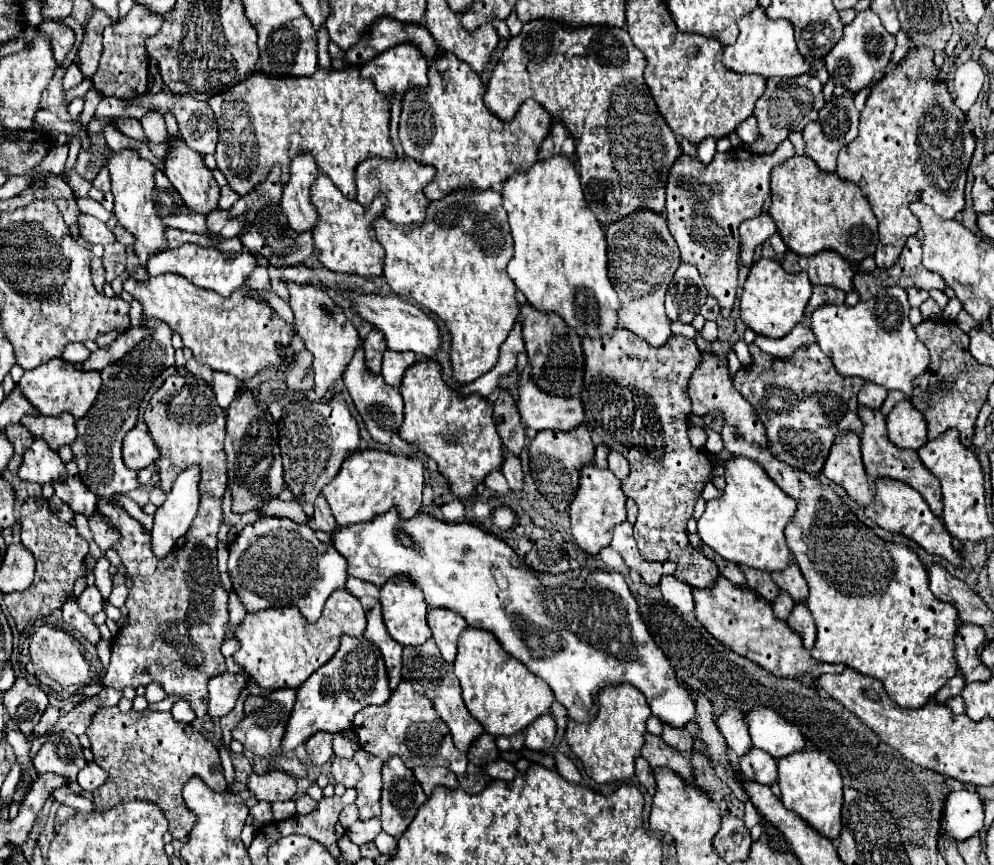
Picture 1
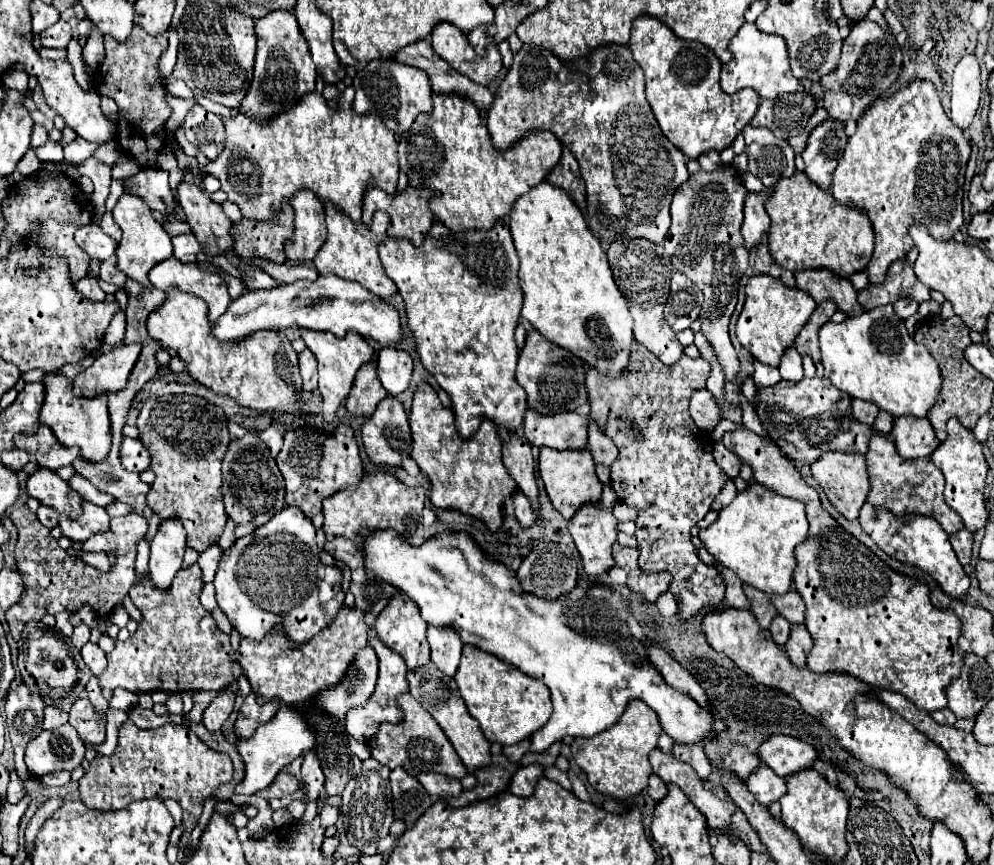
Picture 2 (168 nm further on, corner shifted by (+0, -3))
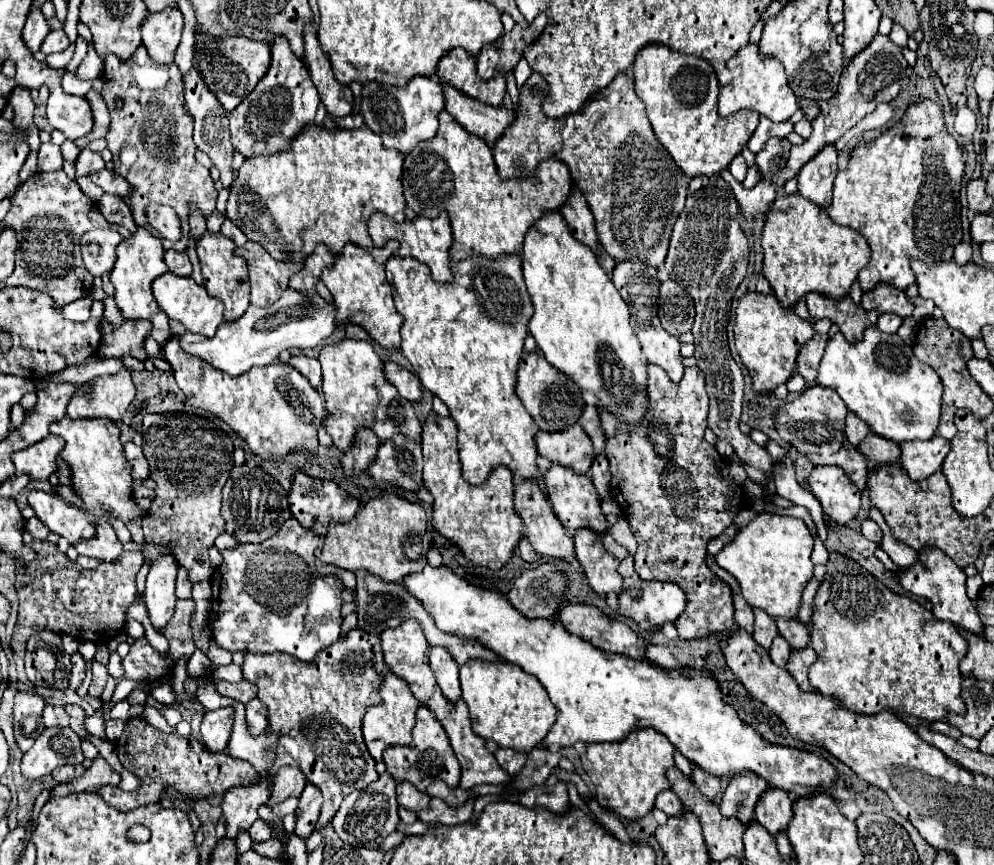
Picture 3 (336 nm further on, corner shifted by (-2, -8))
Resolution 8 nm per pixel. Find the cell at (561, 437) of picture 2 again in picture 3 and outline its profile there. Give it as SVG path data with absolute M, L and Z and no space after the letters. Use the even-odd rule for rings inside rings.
M580 424L558 432L538 432L536 434L538 454L546 456L554 464L572 468L578 474L586 474L594 460L594 450L588 434Z

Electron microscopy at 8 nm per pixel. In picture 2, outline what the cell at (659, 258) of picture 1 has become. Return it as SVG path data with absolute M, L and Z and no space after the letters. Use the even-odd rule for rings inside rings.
M630 239L628 243L614 241L608 249L608 263L614 273L614 281L628 301L628 309L634 317L634 337L640 345L652 351L664 365L672 367L682 357L682 345L674 331L668 327L662 311L668 299L668 287L672 277L672 263L662 245L646 239Z

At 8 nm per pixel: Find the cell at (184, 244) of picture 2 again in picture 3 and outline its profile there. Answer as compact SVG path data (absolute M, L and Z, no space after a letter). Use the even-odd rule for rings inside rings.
M166 250L166 264L168 264L168 270L178 276L190 276L190 272L192 272L192 264L190 264L186 252Z

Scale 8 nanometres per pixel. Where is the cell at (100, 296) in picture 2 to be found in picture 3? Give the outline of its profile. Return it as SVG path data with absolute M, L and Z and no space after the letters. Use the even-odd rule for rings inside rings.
M82 296L70 304L66 304L62 308L64 316L68 320L74 320L74 322L86 322L90 318L90 308L92 308L92 298L90 296Z

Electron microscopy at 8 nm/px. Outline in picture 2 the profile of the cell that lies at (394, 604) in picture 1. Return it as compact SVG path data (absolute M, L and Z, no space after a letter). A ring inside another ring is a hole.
M402 591L388 603L388 607L378 615L374 629L378 633L378 639L392 651L396 651L408 665L408 669L416 669L422 665L430 663L430 647L426 643L426 621L420 617L420 609L416 607L416 603L412 599L408 599L408 595L404 595Z

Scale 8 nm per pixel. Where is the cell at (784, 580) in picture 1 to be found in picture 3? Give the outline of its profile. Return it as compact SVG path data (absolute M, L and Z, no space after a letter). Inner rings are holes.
M778 618L776 620L780 634L790 642L792 648L806 648L810 642L808 624L800 622L798 618Z

